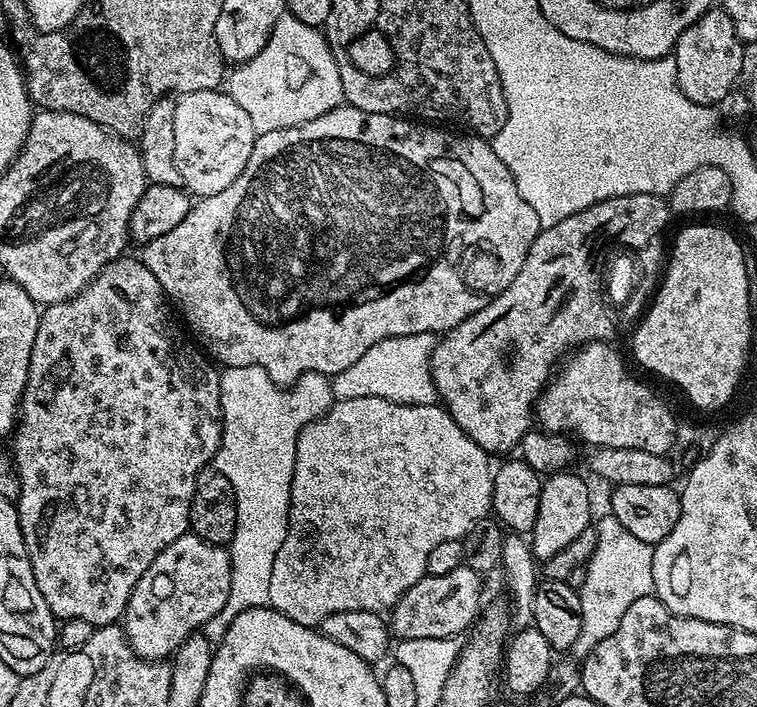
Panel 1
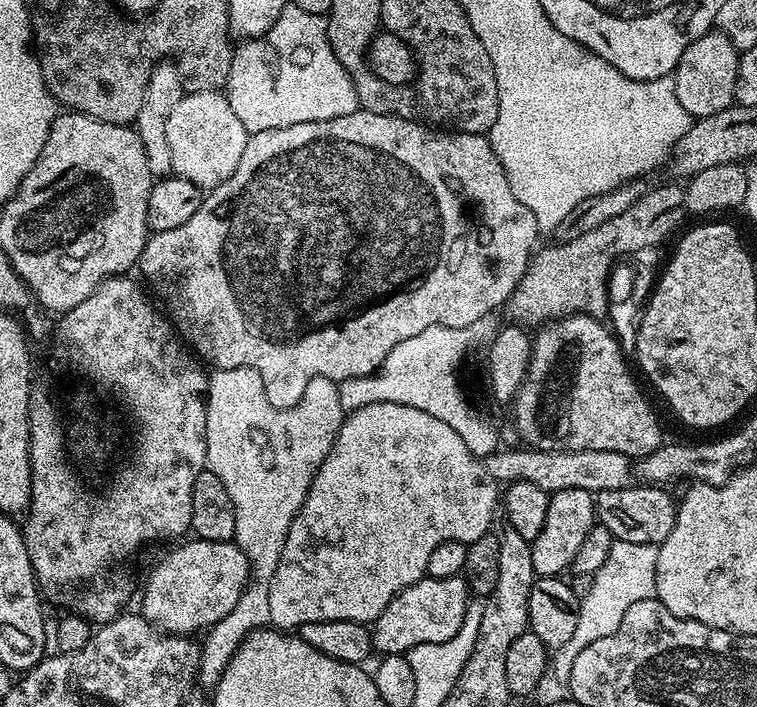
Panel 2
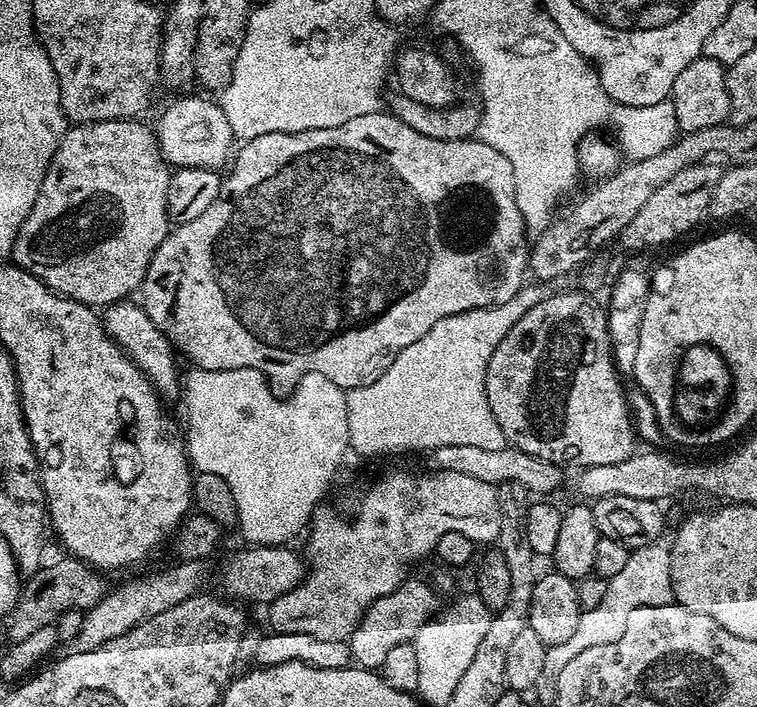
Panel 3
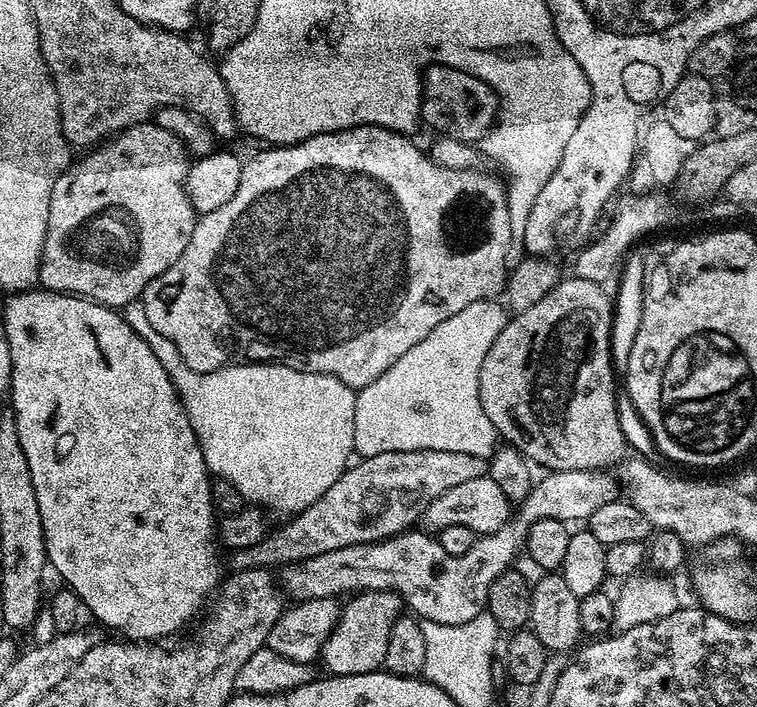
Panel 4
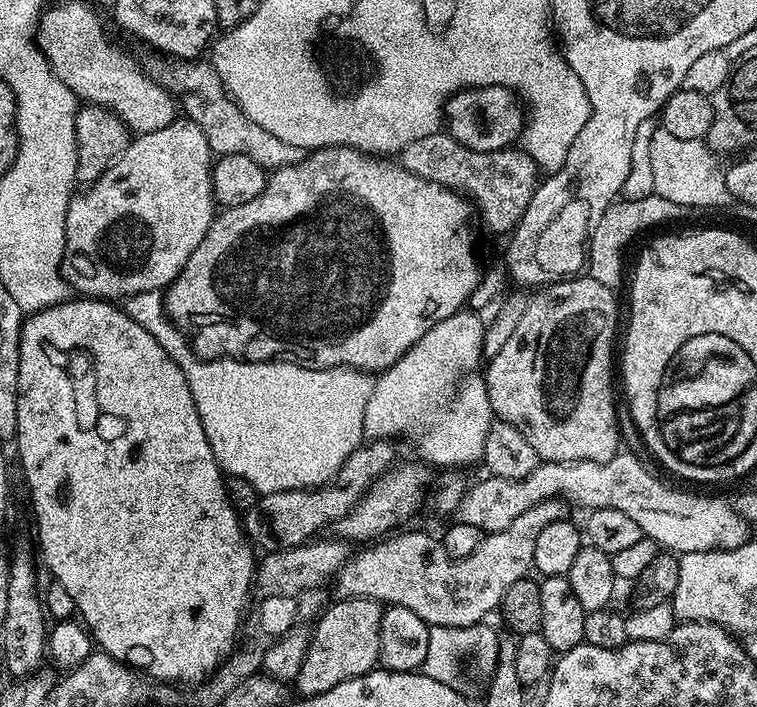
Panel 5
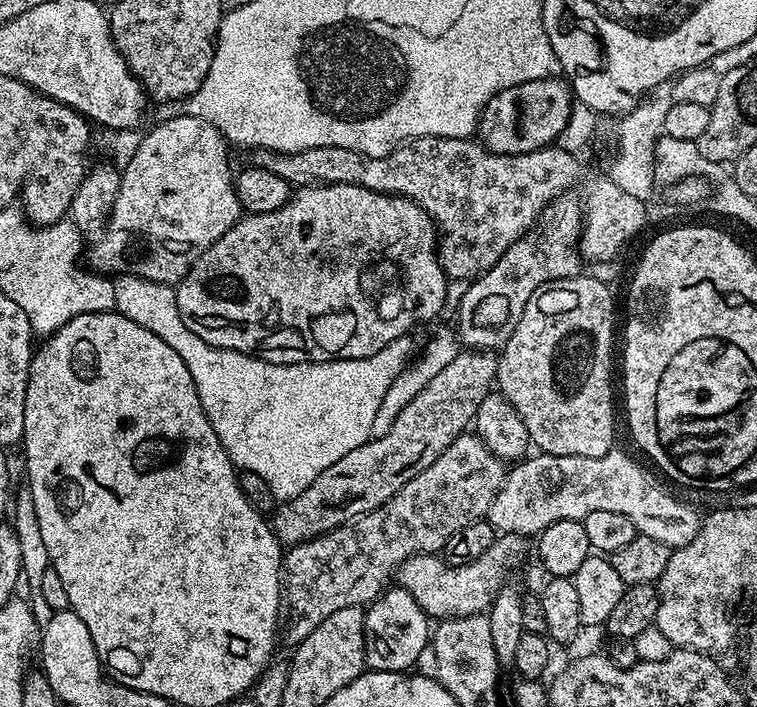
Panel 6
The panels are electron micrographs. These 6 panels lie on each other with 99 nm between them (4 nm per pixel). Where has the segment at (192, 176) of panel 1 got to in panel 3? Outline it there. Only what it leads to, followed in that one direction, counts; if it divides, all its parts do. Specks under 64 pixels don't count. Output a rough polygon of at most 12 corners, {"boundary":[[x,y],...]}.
{"boundary":[[180,98],[158,139],[181,168],[219,169],[234,144],[219,103]]}

